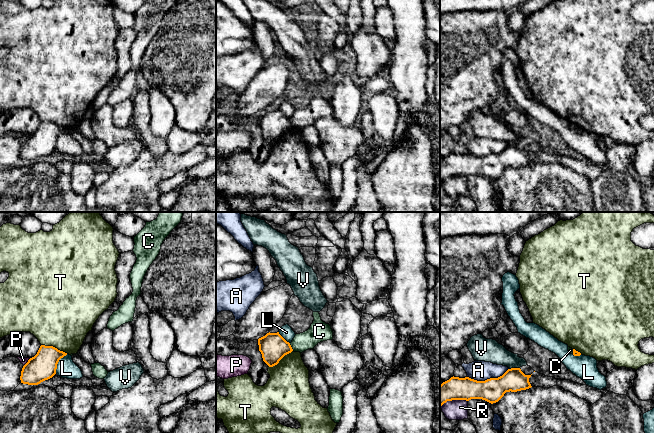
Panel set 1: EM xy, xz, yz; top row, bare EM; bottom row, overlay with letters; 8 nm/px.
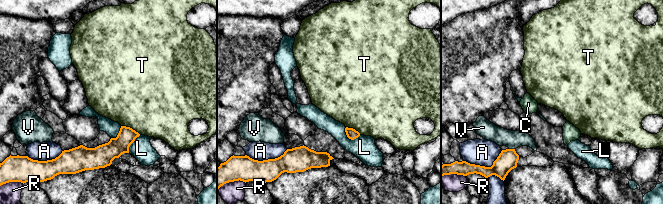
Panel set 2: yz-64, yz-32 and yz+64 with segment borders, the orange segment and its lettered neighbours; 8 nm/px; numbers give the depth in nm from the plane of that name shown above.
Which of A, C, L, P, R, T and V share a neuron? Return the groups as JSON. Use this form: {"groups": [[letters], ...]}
{"groups": [["A"], ["C"], ["L", "P"], ["R"], ["T"], ["V"]]}

